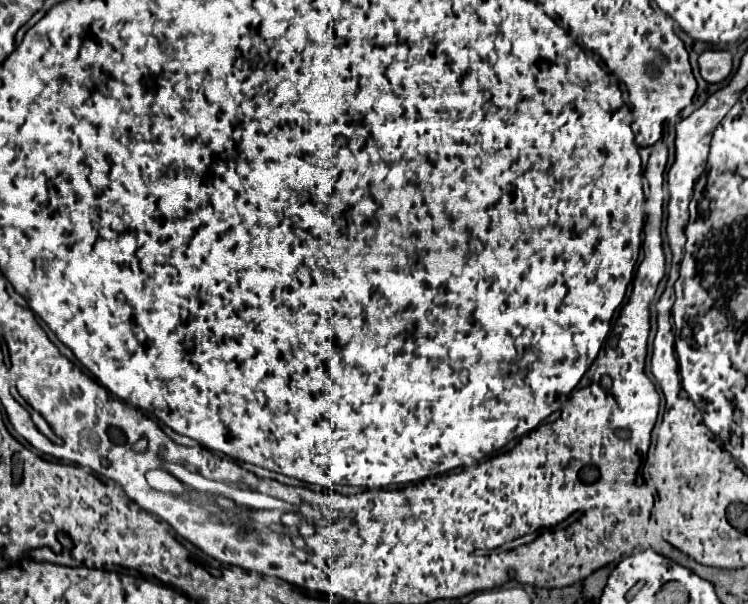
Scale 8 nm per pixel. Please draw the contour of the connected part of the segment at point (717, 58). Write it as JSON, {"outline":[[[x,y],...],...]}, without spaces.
{"outline":[[[706,50],[698,58],[698,64],[706,82],[722,82],[732,72],[732,56],[726,50]]]}

